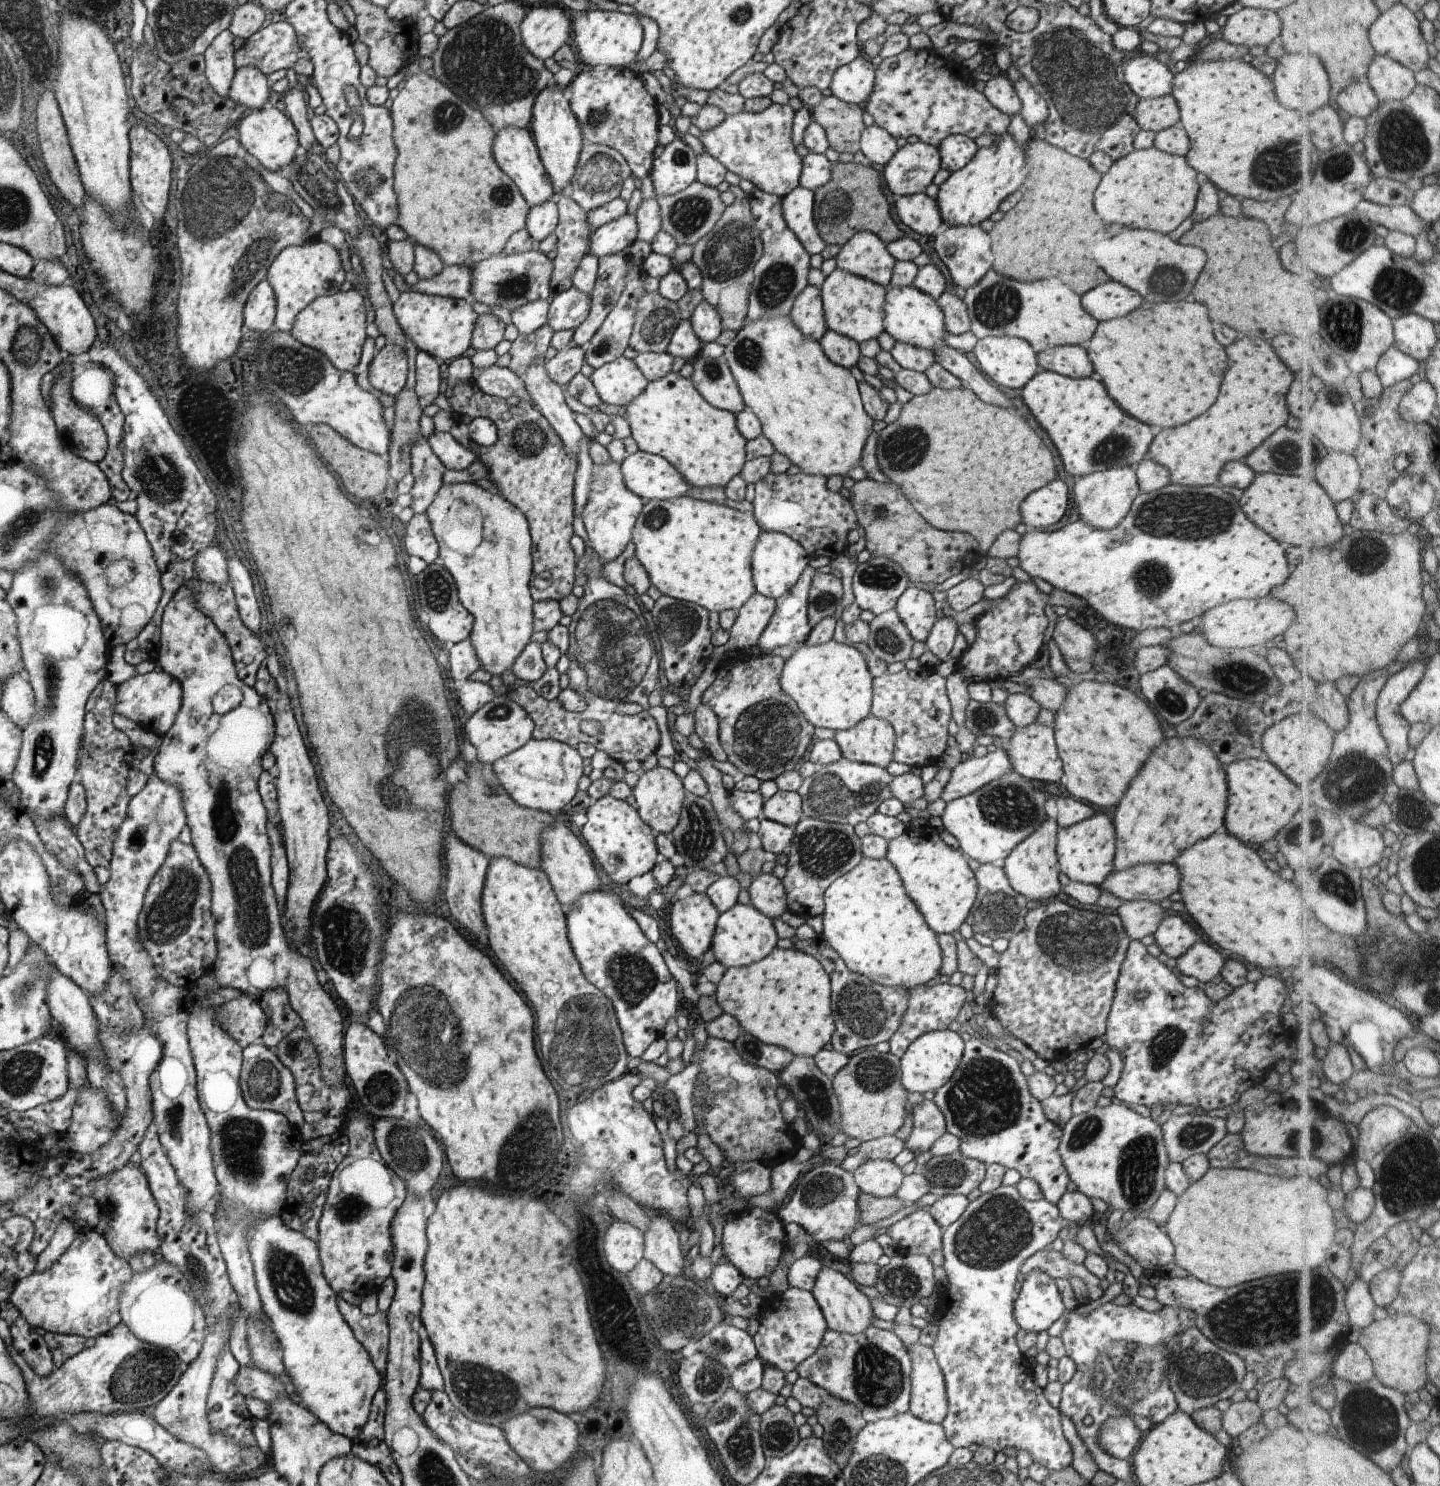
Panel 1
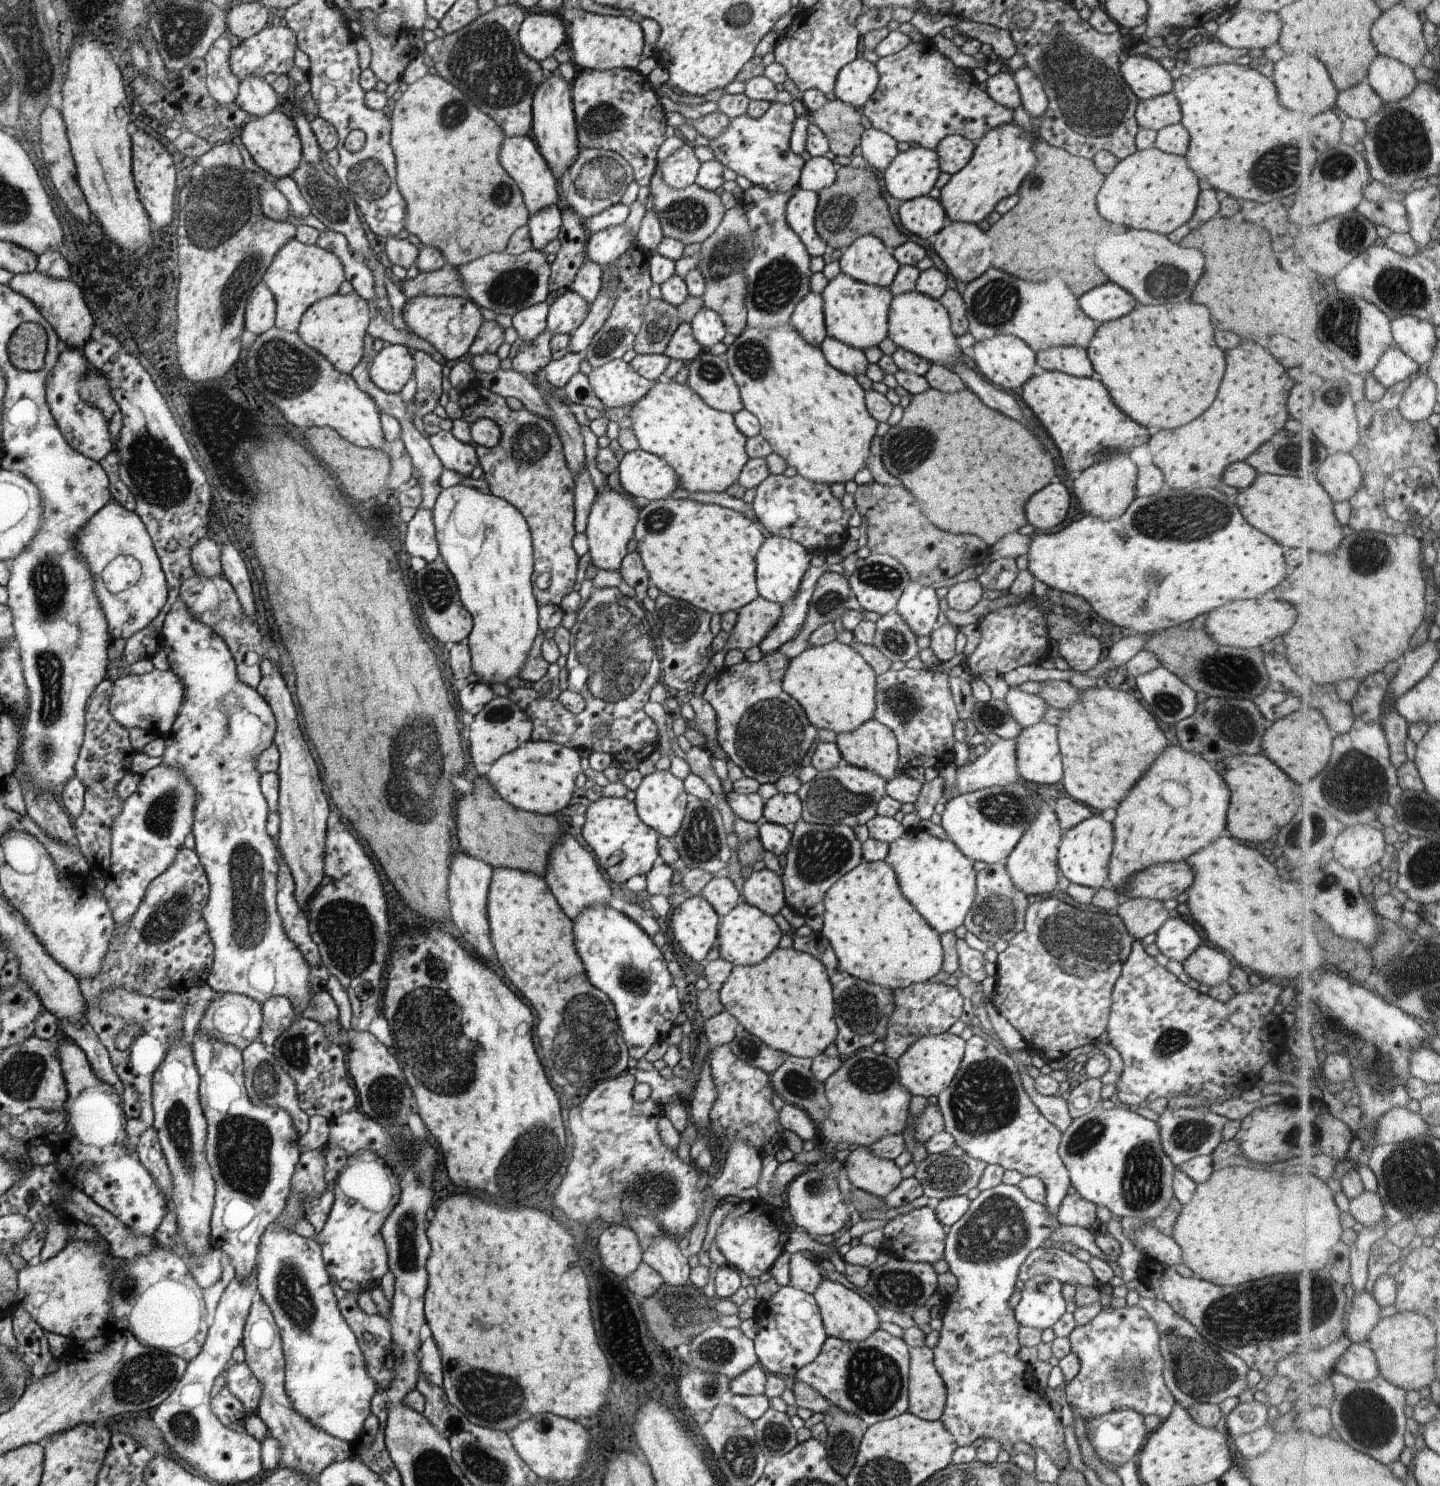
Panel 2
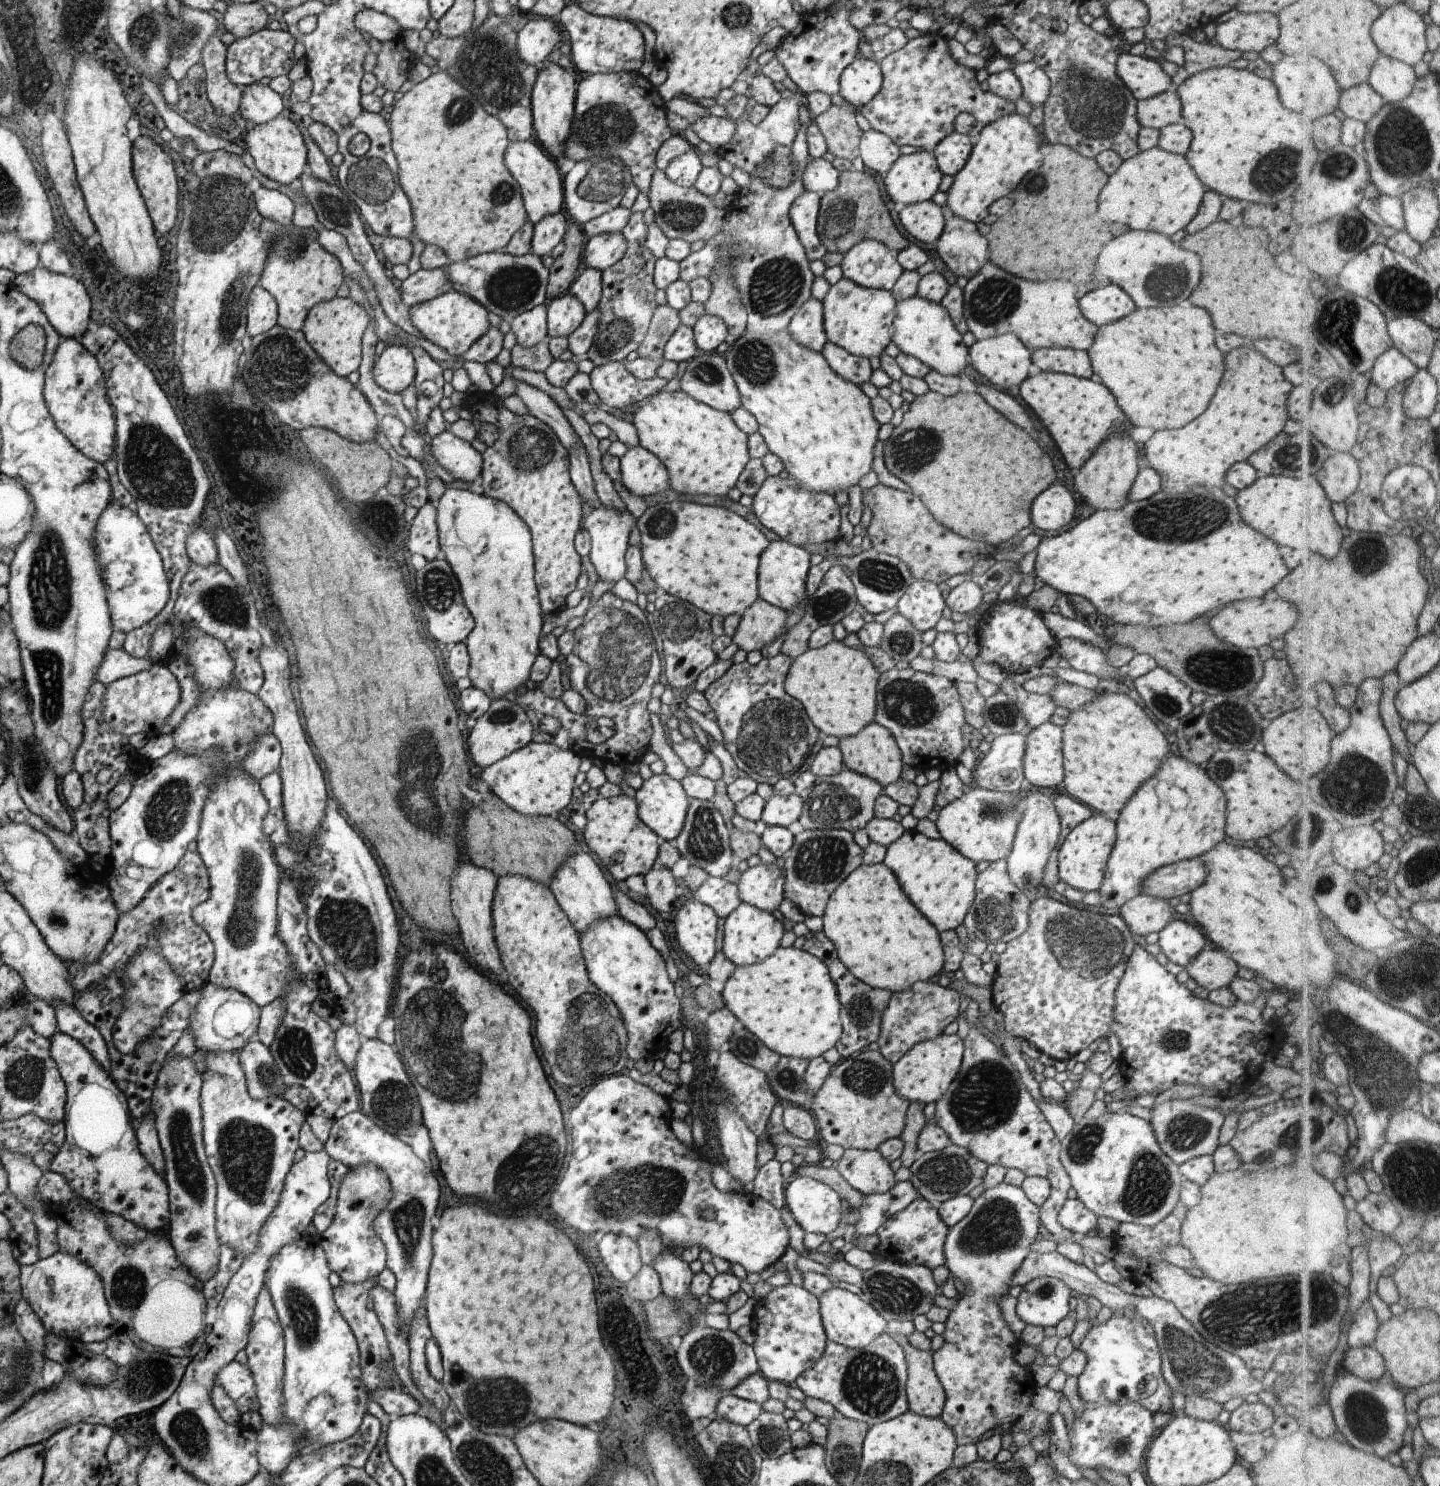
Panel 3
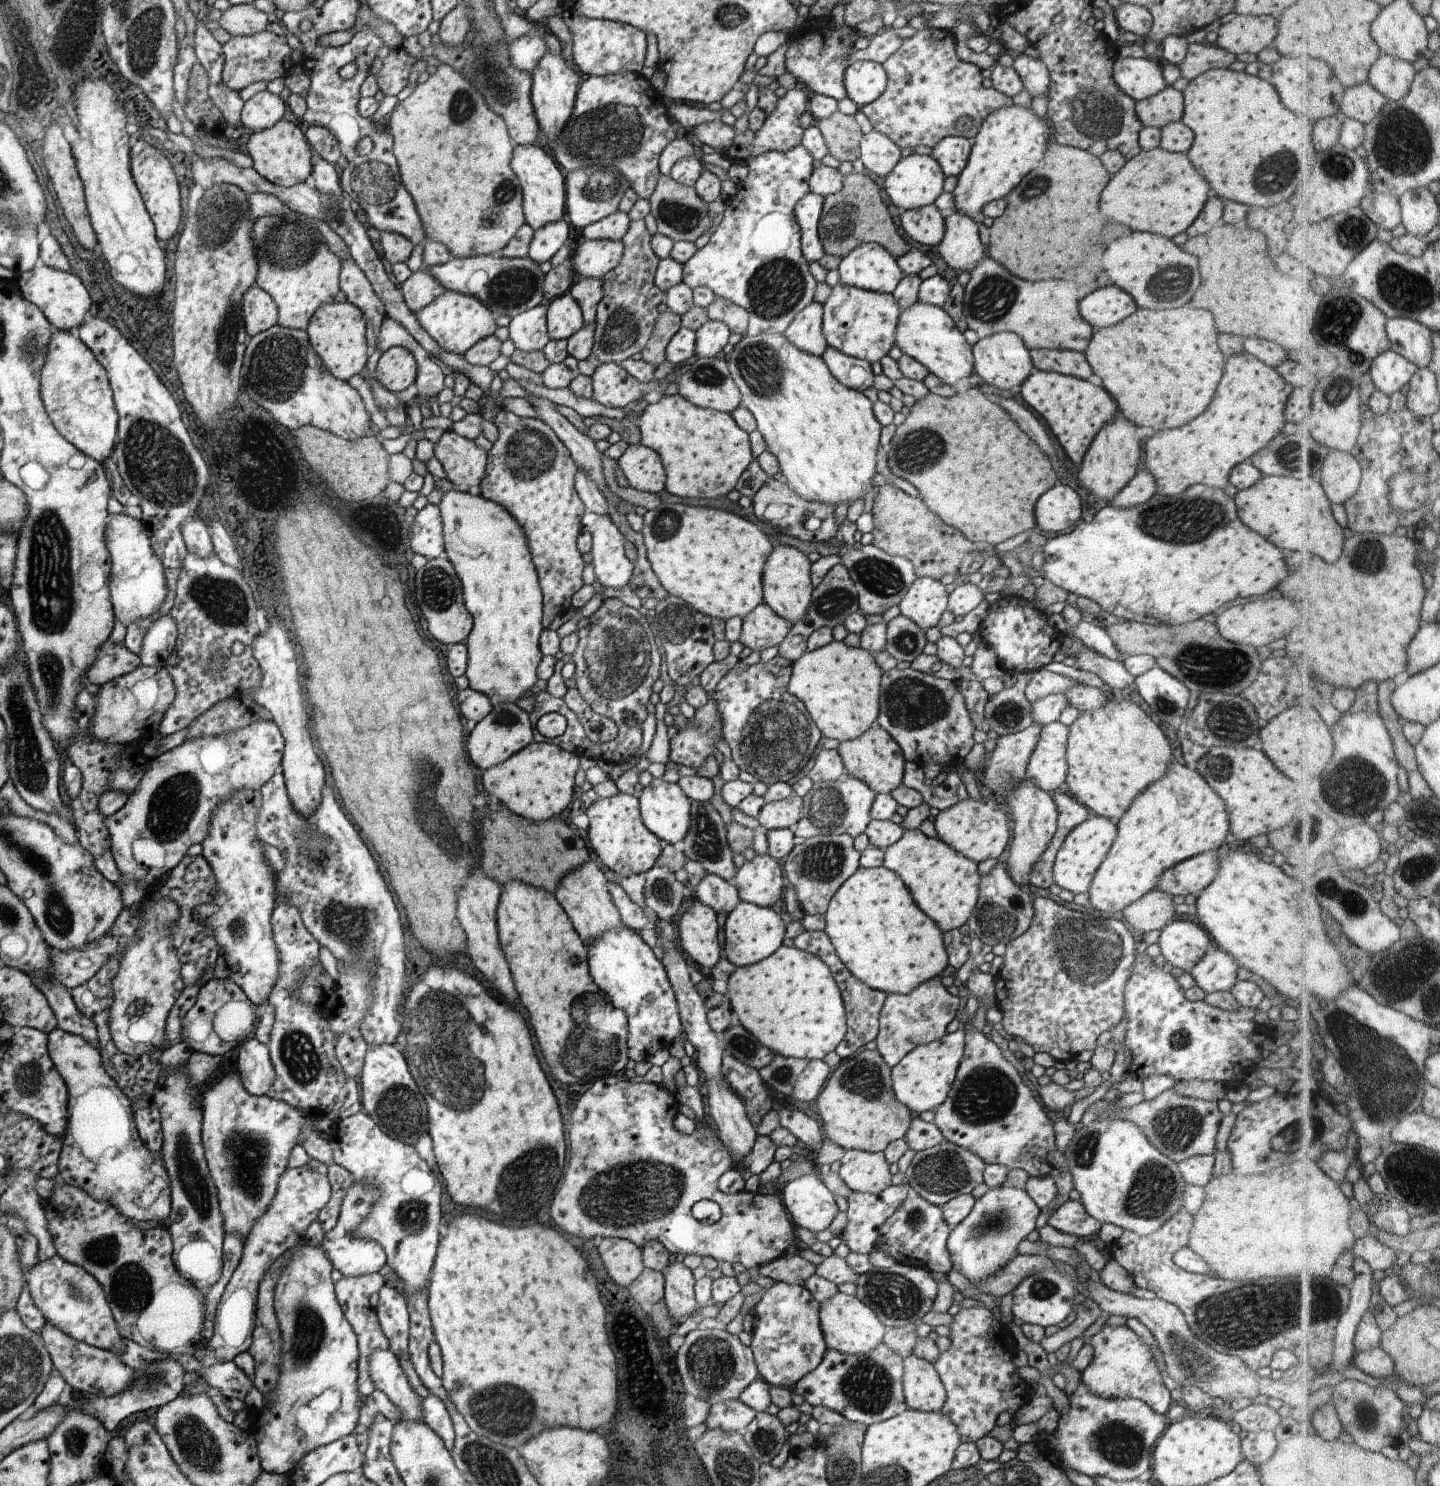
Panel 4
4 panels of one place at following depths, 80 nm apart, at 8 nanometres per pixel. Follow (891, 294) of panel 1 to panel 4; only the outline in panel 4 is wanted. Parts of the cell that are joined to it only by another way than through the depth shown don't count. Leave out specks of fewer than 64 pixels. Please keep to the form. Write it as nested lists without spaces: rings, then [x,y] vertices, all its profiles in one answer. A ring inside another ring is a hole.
[[[918,300],[908,308],[901,309],[895,328],[895,344],[904,355],[911,356],[948,384],[956,384],[973,371],[973,345],[968,344],[942,307]]]

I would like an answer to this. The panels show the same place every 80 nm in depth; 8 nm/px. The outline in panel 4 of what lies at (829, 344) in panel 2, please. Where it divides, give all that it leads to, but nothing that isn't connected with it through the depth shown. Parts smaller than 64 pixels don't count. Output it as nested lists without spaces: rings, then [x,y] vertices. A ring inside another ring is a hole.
[[[830,345],[821,356],[830,372],[848,388],[862,392],[871,387],[874,380],[871,362],[848,356]]]

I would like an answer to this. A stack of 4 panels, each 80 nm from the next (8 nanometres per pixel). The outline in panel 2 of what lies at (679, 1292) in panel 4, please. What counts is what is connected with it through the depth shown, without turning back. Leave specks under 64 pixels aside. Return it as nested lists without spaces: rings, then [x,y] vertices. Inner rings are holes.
[[[660,1233],[652,1240],[652,1244],[643,1252],[642,1261],[654,1268],[664,1284],[668,1286],[689,1285],[690,1264],[685,1253],[678,1248],[678,1241],[668,1234]]]

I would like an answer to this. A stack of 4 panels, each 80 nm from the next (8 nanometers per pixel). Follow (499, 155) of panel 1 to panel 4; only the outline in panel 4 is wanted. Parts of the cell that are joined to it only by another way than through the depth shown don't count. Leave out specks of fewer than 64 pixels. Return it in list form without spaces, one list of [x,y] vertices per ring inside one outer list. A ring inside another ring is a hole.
[[[533,144],[516,145],[510,159],[510,166],[522,187],[526,223],[536,230],[549,222],[564,218],[564,210],[566,210],[565,172],[556,163],[548,148]]]

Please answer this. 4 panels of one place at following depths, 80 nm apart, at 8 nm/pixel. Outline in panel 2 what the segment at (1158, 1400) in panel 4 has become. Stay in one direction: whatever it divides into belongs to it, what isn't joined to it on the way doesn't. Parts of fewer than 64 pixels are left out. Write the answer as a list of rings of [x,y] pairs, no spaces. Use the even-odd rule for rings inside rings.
[[[1135,1305],[1125,1308],[1105,1308],[1096,1318],[1084,1326],[1077,1326],[1067,1337],[1070,1340],[1072,1352],[1080,1358],[1080,1373],[1074,1379],[1065,1392],[1065,1402],[1071,1411],[1078,1410],[1085,1420],[1092,1418],[1096,1413],[1108,1413],[1113,1409],[1132,1408],[1145,1416],[1158,1416],[1161,1421],[1166,1421],[1172,1409],[1175,1399],[1170,1390],[1165,1386],[1163,1378],[1163,1358],[1159,1348],[1159,1334],[1157,1326],[1145,1310]]]

